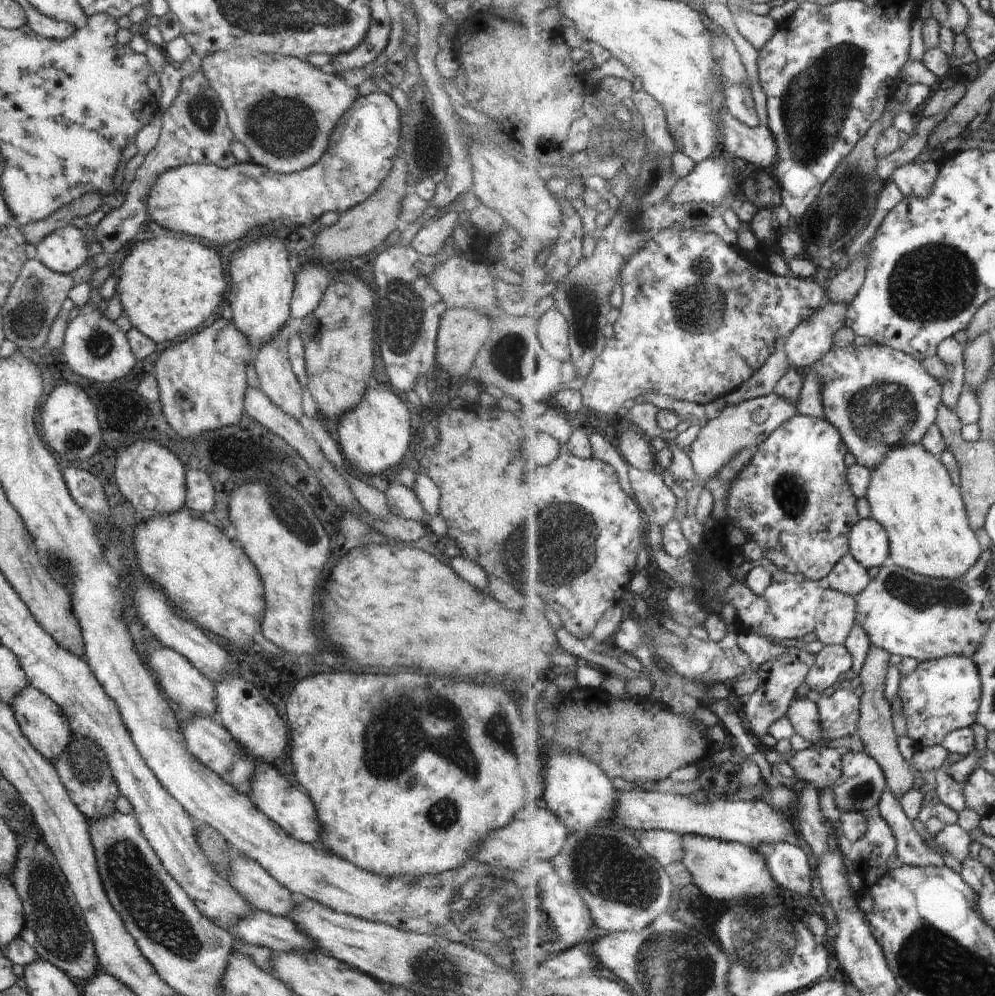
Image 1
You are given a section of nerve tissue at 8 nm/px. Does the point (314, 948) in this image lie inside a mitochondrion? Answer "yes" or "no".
no

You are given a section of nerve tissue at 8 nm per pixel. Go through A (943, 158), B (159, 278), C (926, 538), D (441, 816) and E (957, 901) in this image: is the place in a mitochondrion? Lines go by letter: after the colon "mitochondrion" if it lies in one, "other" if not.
A: other
B: other
C: other
D: mitochondrion
E: other

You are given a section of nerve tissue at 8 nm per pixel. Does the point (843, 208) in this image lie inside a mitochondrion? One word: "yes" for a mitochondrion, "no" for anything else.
yes

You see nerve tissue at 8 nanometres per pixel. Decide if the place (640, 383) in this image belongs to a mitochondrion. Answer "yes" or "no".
no

